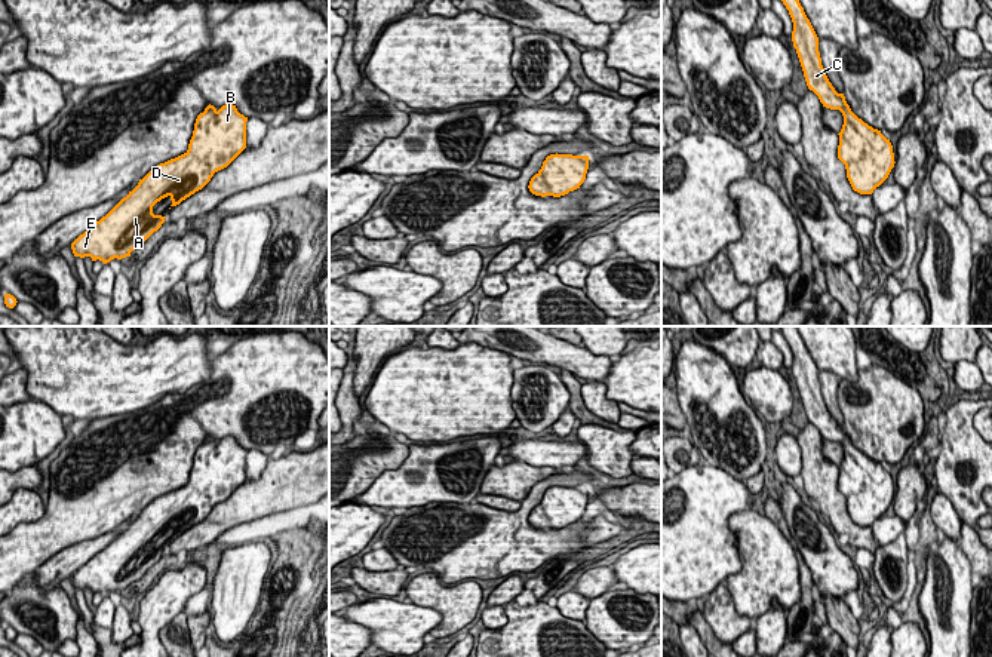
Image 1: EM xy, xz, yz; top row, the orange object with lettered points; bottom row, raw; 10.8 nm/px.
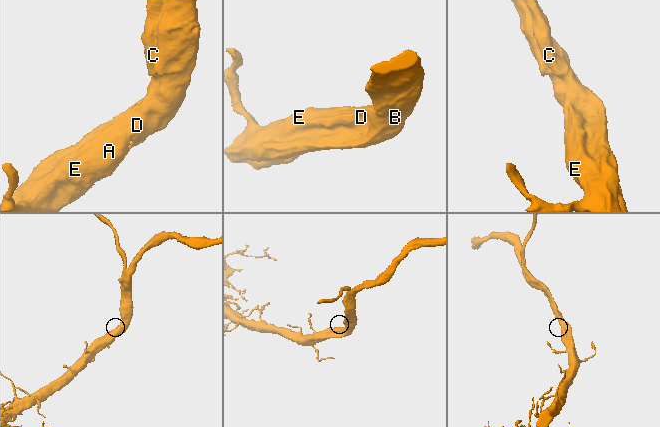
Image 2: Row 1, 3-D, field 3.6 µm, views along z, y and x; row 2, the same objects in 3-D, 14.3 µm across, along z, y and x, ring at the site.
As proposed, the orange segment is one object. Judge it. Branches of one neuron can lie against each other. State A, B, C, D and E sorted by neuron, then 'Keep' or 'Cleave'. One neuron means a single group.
Groups: A B C D E. Keep

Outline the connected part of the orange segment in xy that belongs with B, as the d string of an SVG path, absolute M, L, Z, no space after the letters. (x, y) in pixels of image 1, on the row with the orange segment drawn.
M225 104L219 110L208 105L194 123L193 136L188 150L165 163L153 168L138 185L129 191L105 217L92 224L73 243L74 257L90 257L92 261L102 261L130 257L154 231L165 222L166 217L154 215L153 206L165 197L171 197L172 206L202 190L215 172L227 168L246 148L246 122L233 104Z

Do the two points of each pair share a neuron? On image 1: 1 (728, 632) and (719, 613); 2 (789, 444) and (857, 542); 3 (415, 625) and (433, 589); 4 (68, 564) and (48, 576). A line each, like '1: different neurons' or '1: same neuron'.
1: same neuron
2: different neurons
3: different neurons
4: same neuron

